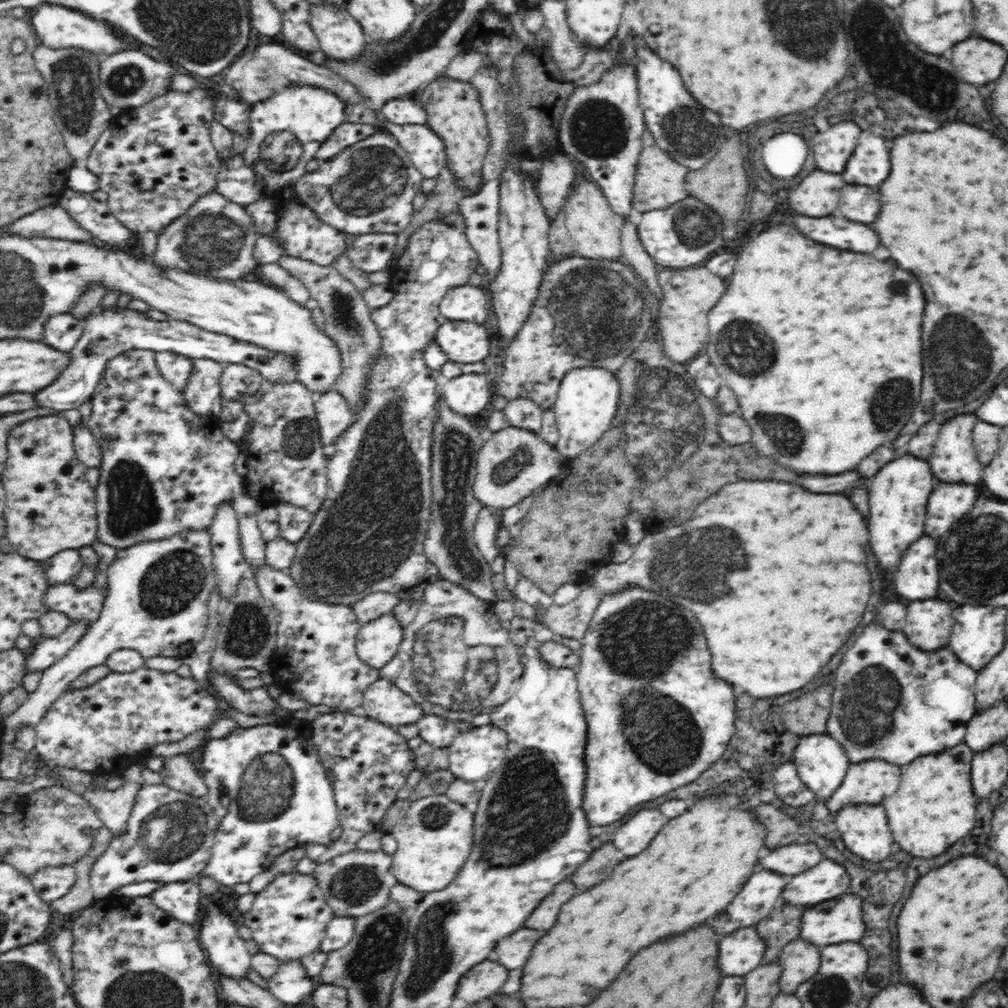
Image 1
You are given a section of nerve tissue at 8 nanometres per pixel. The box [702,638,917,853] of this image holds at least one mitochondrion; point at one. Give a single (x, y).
(866, 713)

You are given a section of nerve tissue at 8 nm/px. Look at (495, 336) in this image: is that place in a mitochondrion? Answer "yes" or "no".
no

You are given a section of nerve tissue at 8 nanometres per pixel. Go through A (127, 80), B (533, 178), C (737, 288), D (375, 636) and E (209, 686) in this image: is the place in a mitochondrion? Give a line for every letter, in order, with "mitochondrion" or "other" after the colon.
A: mitochondrion
B: other
C: other
D: other
E: other

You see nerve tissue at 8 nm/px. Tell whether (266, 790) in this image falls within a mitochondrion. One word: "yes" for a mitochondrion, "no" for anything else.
yes

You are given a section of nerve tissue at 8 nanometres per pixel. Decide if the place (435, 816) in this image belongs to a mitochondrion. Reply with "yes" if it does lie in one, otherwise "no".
yes

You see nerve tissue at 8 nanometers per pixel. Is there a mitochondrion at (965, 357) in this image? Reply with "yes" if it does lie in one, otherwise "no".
yes

